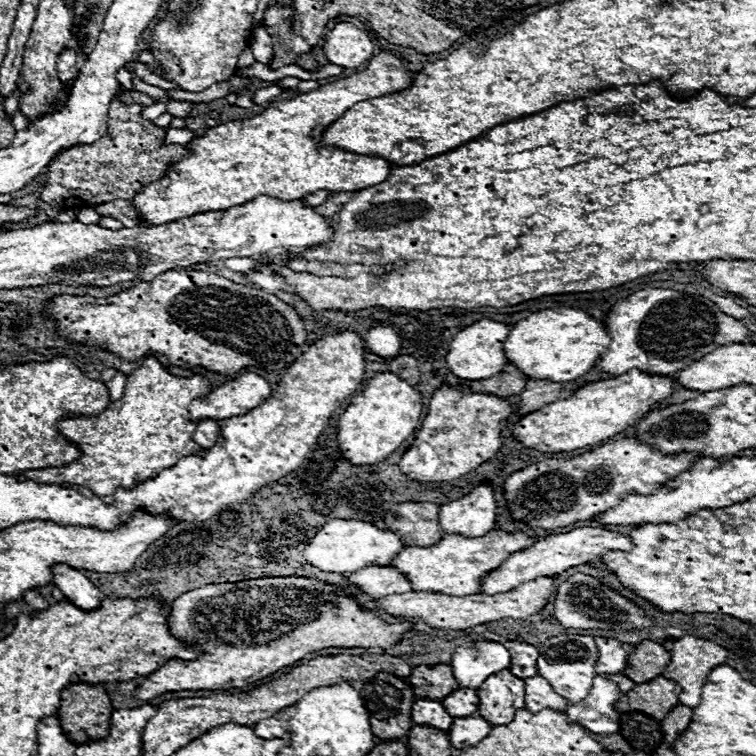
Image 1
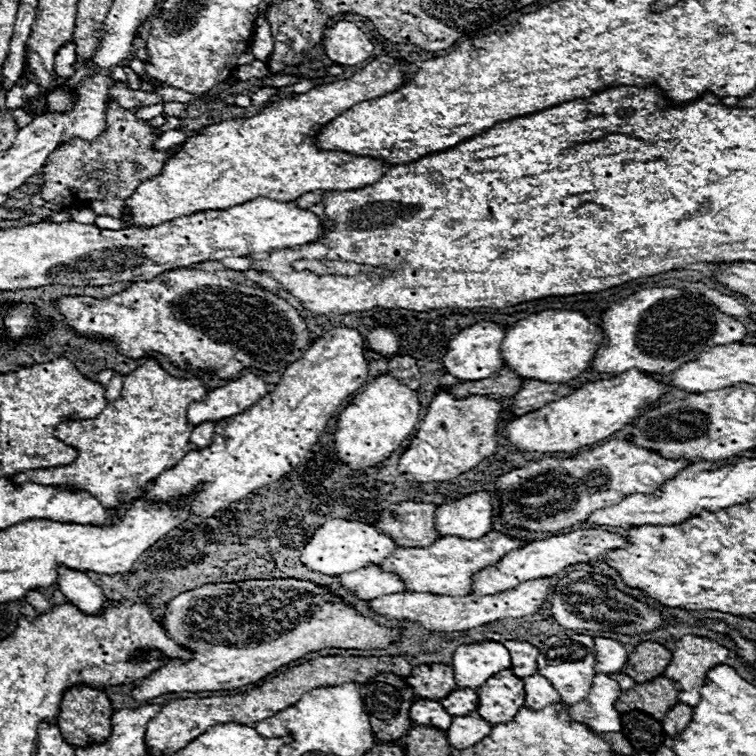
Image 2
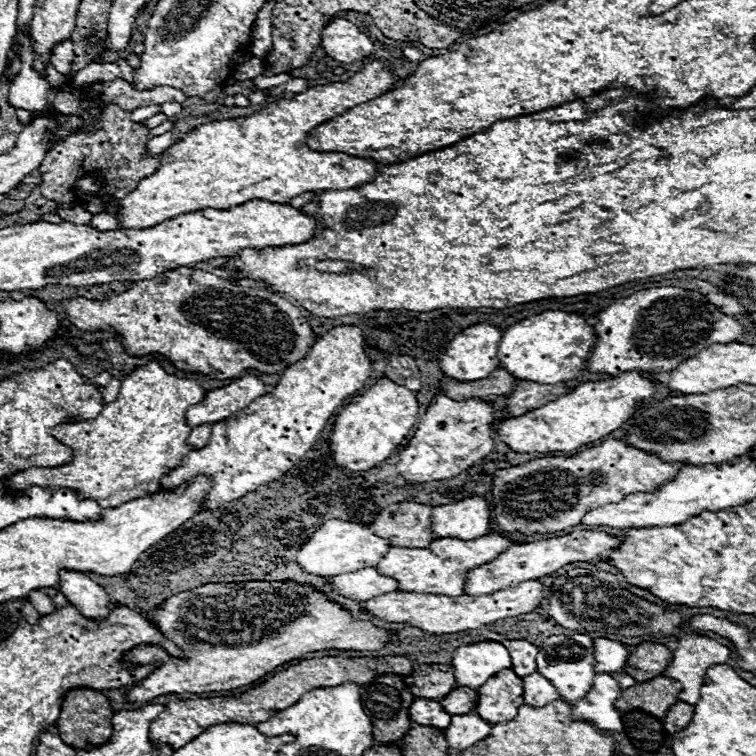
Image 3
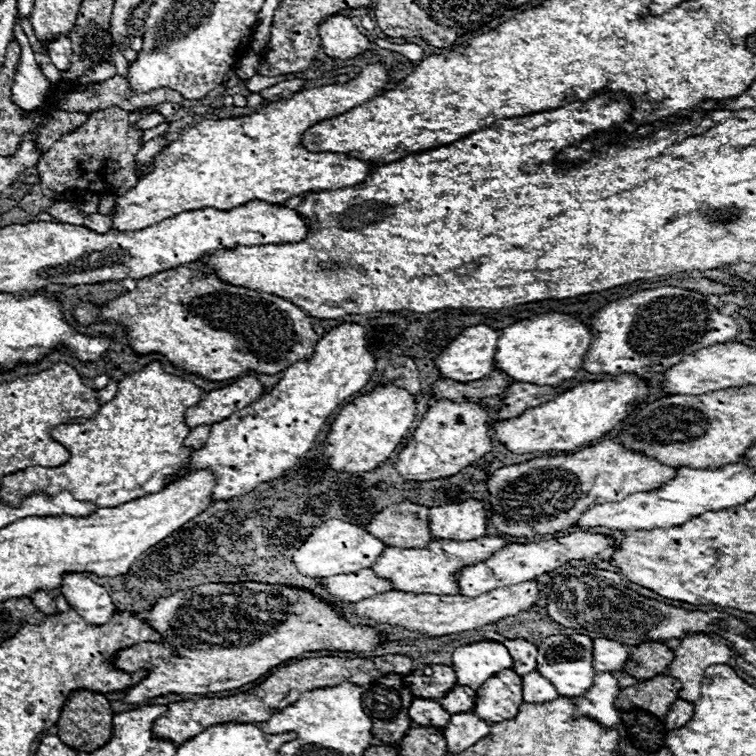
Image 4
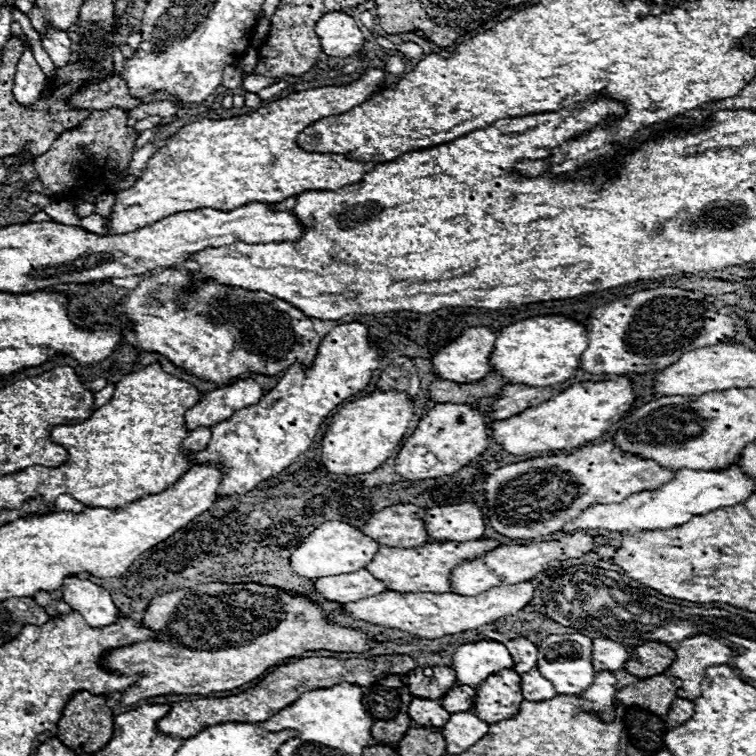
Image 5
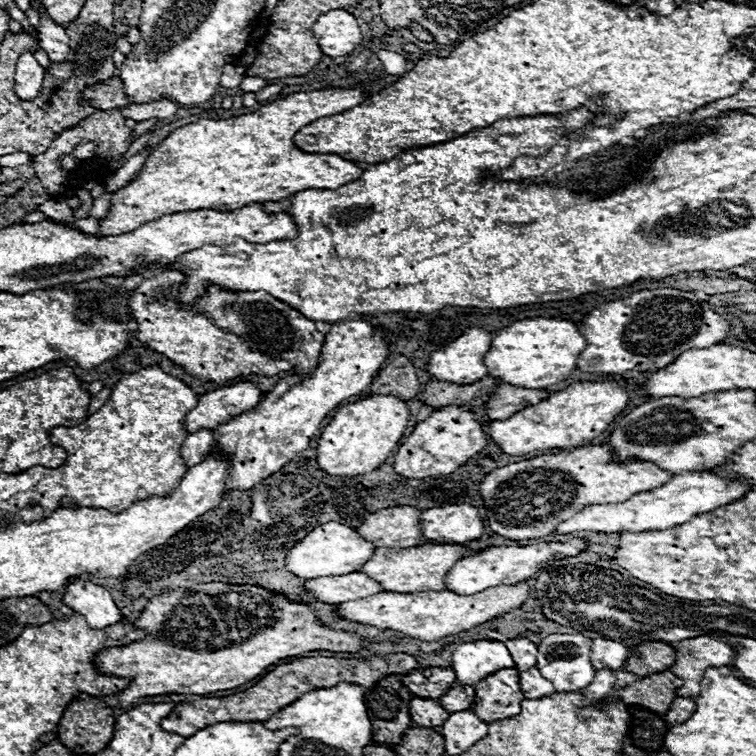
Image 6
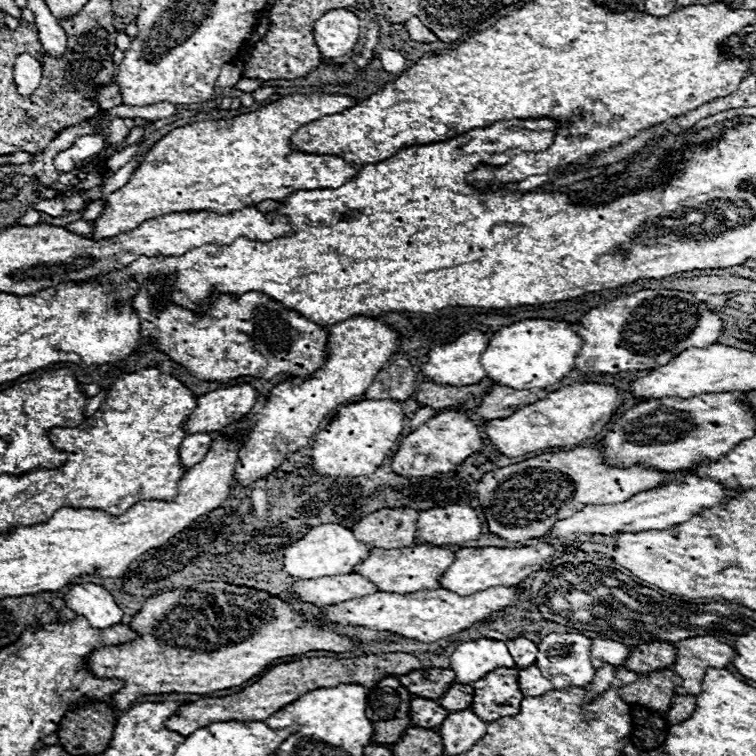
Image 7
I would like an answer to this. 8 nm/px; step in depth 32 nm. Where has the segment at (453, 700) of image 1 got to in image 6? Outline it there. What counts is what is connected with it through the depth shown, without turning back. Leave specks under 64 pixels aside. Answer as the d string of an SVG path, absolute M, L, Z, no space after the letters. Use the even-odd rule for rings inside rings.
M452 684L452 688L438 700L444 704L444 710L450 714L456 710L468 710L474 702L474 688L468 688L468 684Z

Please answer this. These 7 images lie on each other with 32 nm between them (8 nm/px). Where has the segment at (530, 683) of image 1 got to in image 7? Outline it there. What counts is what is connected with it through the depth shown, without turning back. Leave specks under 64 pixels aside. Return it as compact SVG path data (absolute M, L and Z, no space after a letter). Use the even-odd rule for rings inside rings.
M536 664L518 670L518 676L520 676L520 690L524 692L524 696L538 696L538 694L544 694L554 688L550 684L550 680L546 680L542 676L542 672Z

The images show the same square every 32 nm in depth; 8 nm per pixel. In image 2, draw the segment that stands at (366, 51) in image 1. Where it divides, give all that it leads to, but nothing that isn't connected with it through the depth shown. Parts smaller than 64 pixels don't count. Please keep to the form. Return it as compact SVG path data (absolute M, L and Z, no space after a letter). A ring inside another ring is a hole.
M338 20L324 30L324 52L330 60L342 66L356 66L374 54L374 44L352 22Z

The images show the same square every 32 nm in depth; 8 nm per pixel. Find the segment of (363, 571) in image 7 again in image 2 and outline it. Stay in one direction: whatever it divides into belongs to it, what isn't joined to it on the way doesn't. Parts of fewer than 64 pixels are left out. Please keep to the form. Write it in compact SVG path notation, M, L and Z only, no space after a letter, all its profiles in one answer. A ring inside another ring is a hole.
M496 530L488 532L482 538L474 538L474 540L446 536L426 548L396 548L396 552L392 552L380 564L380 568L384 572L396 574L406 584L406 588L412 592L466 596L466 594L470 594L470 578L474 572L478 572L478 568L496 564L496 560L500 560L500 556L504 556L504 552L510 552L512 548L518 548L524 544L528 544L528 542L524 542L520 538L510 538Z

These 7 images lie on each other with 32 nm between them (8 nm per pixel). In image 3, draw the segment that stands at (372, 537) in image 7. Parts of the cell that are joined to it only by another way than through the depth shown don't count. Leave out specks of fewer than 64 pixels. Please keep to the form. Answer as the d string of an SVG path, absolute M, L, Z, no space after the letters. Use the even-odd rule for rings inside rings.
M400 502L384 508L370 524L370 528L376 536L386 538L394 546L420 548L436 540L436 536L432 536L430 514L432 506Z

